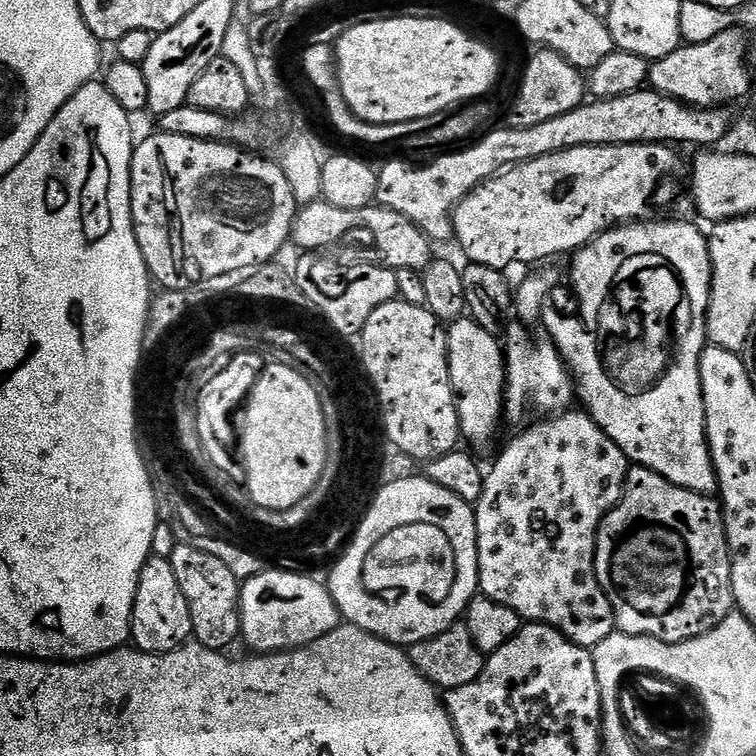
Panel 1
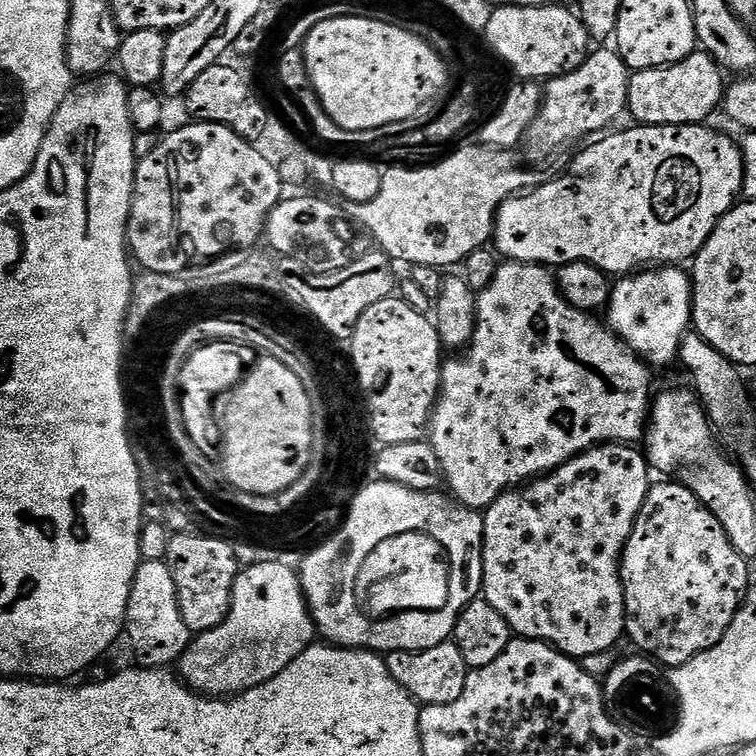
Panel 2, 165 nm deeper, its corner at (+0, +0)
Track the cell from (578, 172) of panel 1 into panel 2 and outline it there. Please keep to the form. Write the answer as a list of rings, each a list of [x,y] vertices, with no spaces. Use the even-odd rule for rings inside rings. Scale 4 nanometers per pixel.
[[[707,123],[703,124],[645,124],[643,126],[631,126],[632,128],[628,128],[625,132],[616,132],[613,131],[611,134],[613,136],[605,135],[603,138],[605,140],[597,139],[595,142],[597,144],[592,144],[589,146],[585,152],[580,152],[576,156],[576,161],[572,164],[572,173],[569,176],[560,176],[557,180],[552,180],[549,184],[544,184],[541,188],[536,188],[532,193],[529,191],[527,194],[517,194],[512,197],[511,200],[504,201],[503,206],[496,211],[496,226],[492,230],[492,240],[494,241],[494,248],[497,253],[505,261],[511,262],[513,260],[517,260],[518,262],[522,262],[523,264],[543,264],[545,266],[553,266],[552,264],[556,264],[555,266],[563,266],[566,264],[573,264],[574,262],[578,262],[579,260],[584,260],[587,264],[593,264],[596,268],[601,268],[604,272],[608,273],[609,277],[612,278],[623,278],[629,274],[635,273],[637,270],[644,269],[647,270],[653,266],[680,266],[685,262],[691,261],[694,257],[697,256],[698,253],[702,250],[702,246],[705,242],[710,238],[710,234],[716,228],[716,223],[720,221],[723,216],[727,214],[728,211],[733,208],[733,206],[741,199],[742,193],[744,191],[744,154],[739,143],[736,144],[731,140],[728,136],[723,136],[720,132],[715,132],[714,129],[708,128]]]

